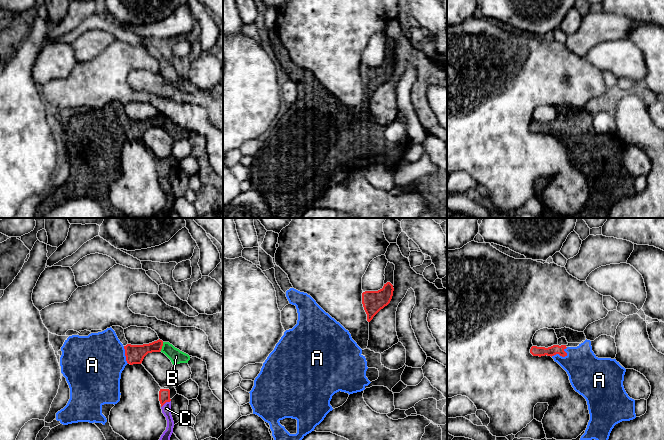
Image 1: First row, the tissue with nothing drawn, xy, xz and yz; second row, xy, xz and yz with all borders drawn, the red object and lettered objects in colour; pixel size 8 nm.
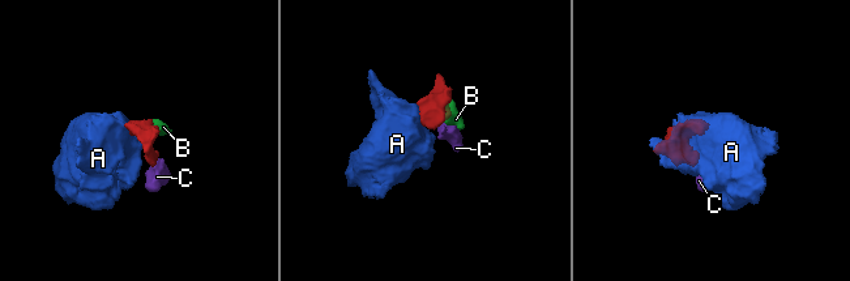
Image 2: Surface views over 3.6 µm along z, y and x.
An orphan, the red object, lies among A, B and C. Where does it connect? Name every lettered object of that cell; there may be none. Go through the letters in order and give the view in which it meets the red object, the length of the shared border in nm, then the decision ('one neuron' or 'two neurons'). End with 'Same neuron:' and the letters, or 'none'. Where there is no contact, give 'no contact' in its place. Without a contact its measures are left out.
A: yz | 150 nm | one neuron
B: xy | 80 nm | one neuron
C: xy | 100 nm | one neuron
Same neuron: A, B, C

